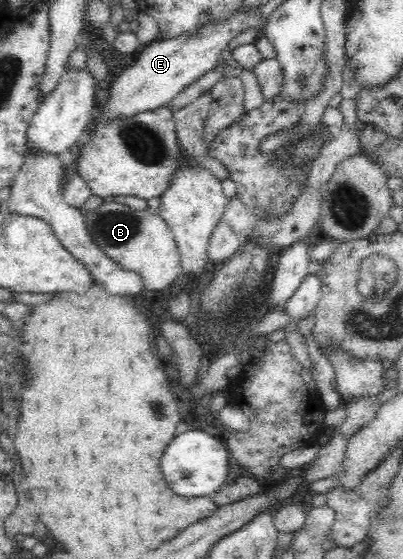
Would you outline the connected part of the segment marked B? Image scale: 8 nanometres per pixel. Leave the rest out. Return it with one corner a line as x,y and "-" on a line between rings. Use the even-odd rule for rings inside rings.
105,202
96,210
87,212
85,216
85,225
87,231
90,232
91,238
95,245
119,267
133,271
141,277
141,283
145,292
151,290
163,290
172,284
173,280
181,275
182,268
180,262
180,253
173,238
173,233
168,228
168,225
158,216
155,210
134,210
129,208
126,204
119,202

